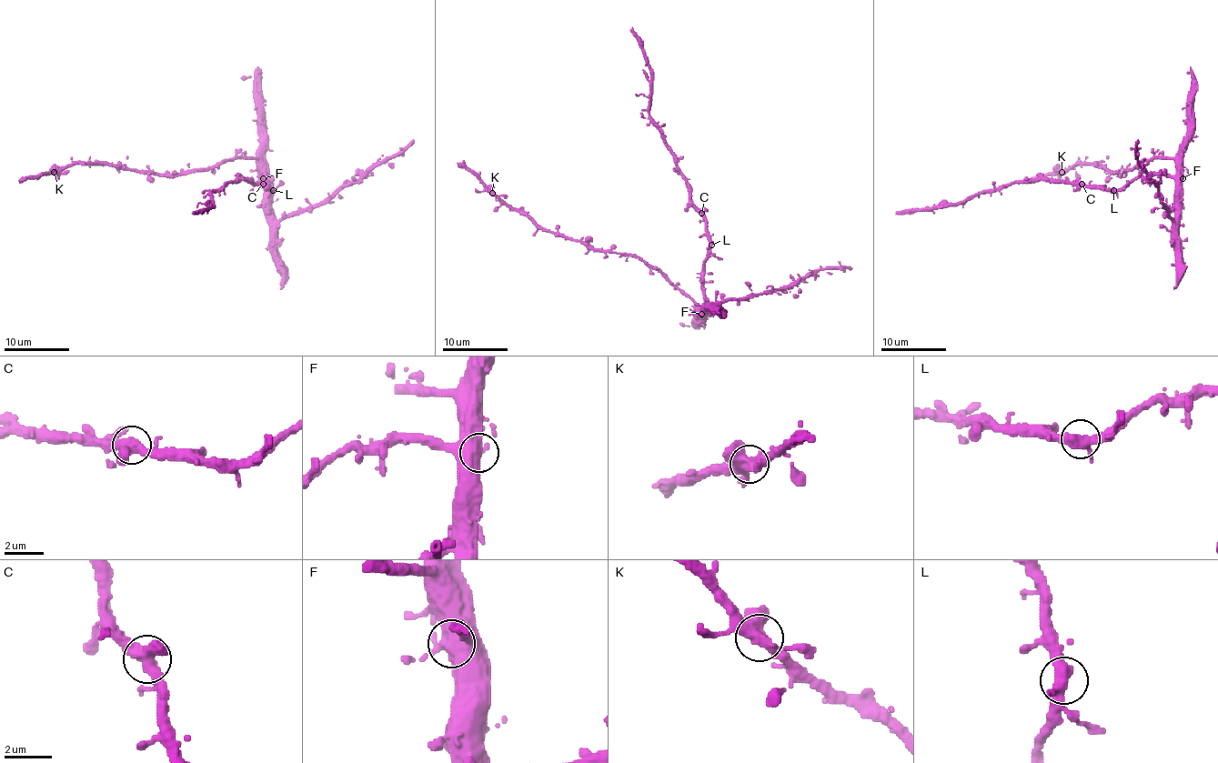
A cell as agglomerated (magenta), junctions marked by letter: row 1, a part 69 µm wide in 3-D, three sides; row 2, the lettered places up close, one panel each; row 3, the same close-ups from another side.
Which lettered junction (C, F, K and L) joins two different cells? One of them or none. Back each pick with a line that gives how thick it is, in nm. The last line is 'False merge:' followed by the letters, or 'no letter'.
False merge: no letter

